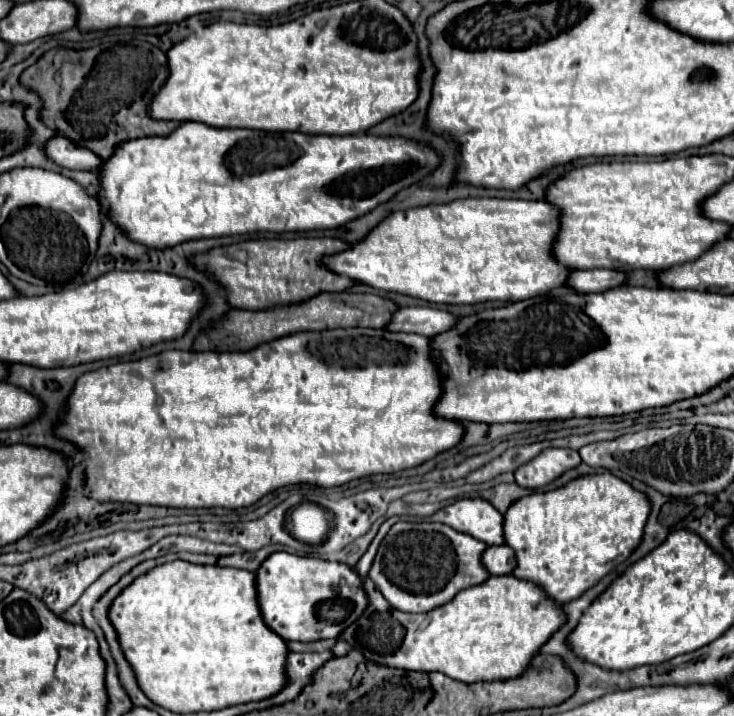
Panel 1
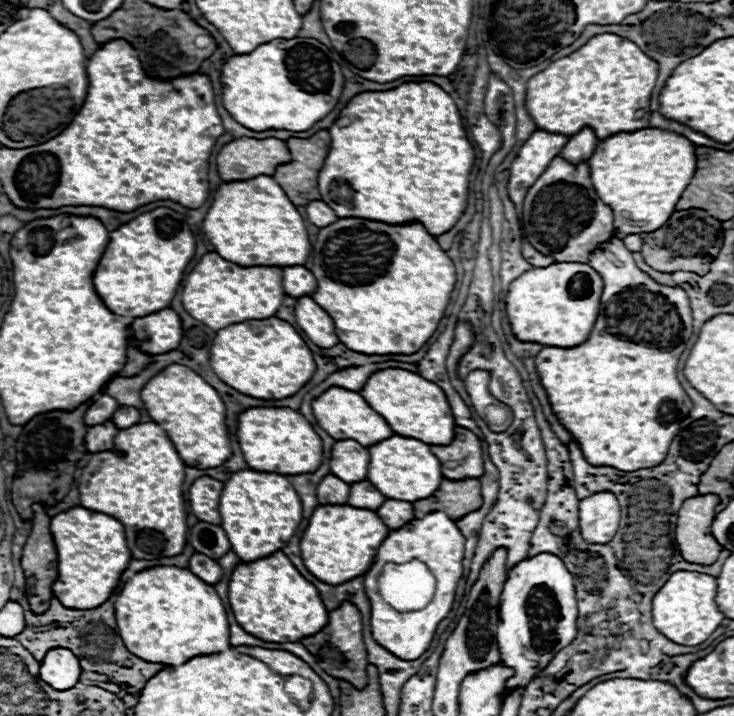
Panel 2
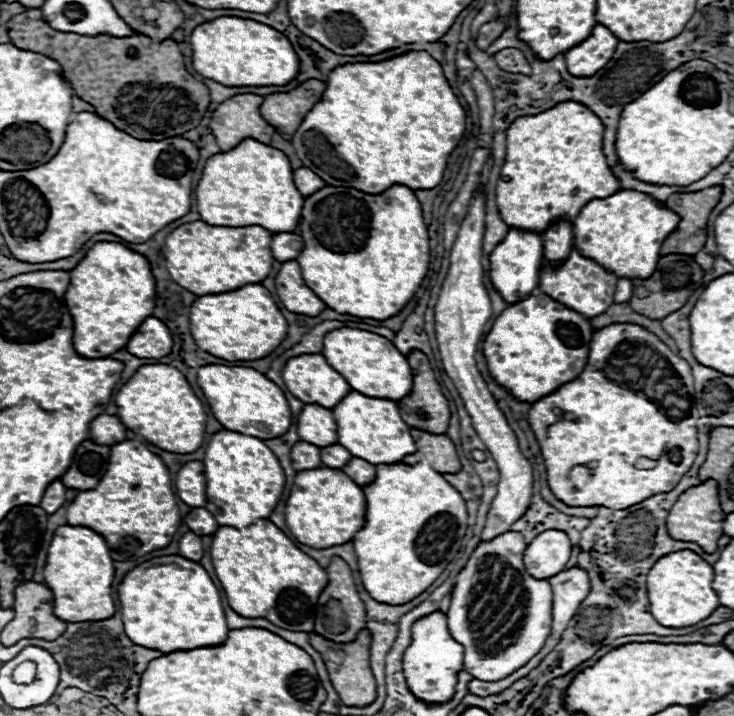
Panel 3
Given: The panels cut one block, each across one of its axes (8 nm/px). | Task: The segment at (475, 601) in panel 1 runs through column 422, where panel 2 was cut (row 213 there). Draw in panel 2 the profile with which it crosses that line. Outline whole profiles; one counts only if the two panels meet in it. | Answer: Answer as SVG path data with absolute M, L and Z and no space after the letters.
M646 128L638 132L620 132L616 136L610 136L608 140L602 140L594 154L588 160L590 166L590 178L594 184L596 194L604 204L608 204L614 212L614 228L616 228L616 238L624 238L632 232L642 234L642 232L654 232L664 222L670 218L670 214L676 208L676 202L680 200L682 192L690 184L694 170L696 170L696 146L686 140L684 136L678 136L674 132L666 130L656 130L656 128Z

